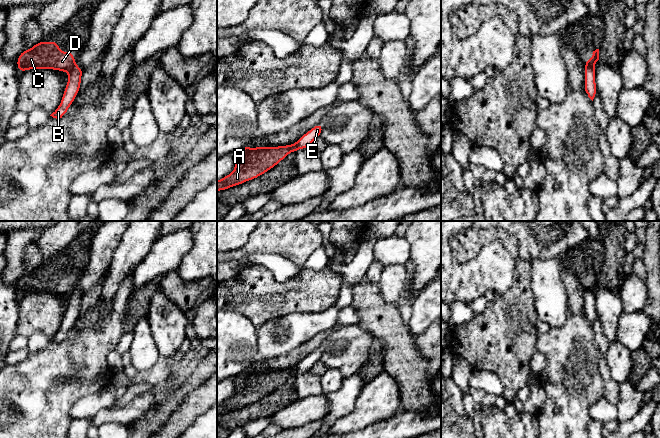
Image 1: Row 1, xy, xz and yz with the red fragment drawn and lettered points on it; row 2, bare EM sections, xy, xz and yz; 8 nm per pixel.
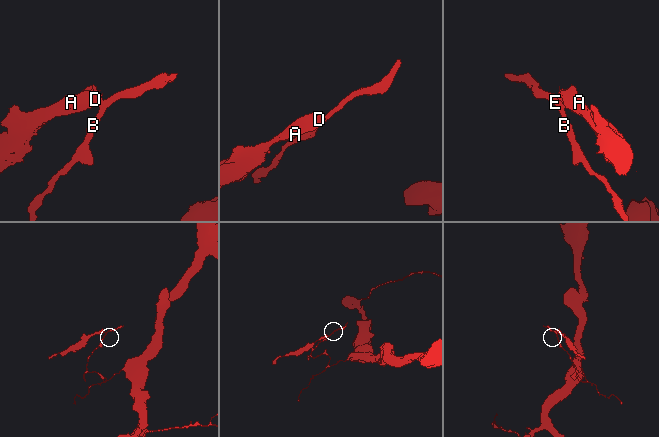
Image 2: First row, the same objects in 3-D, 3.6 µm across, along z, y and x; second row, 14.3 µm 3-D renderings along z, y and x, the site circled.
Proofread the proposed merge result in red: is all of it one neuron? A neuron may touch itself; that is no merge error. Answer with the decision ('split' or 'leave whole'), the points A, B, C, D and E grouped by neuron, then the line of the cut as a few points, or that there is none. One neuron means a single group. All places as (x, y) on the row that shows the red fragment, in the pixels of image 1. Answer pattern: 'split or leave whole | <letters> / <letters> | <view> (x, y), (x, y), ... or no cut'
split | A C D / B E | yz (585, 63), (593, 67)

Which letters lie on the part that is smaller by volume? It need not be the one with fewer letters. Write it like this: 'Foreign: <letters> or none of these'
Foreign: A, C, D

